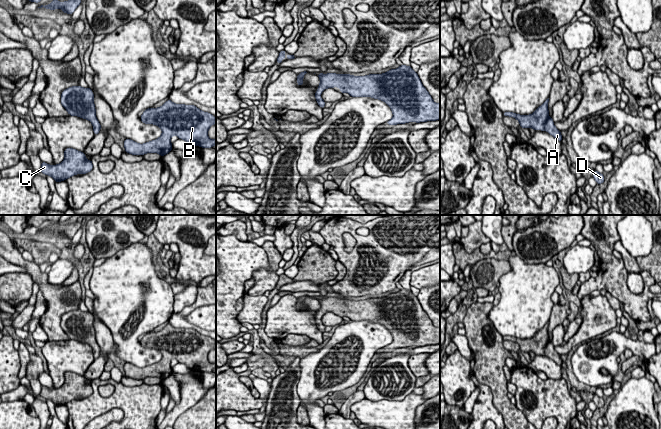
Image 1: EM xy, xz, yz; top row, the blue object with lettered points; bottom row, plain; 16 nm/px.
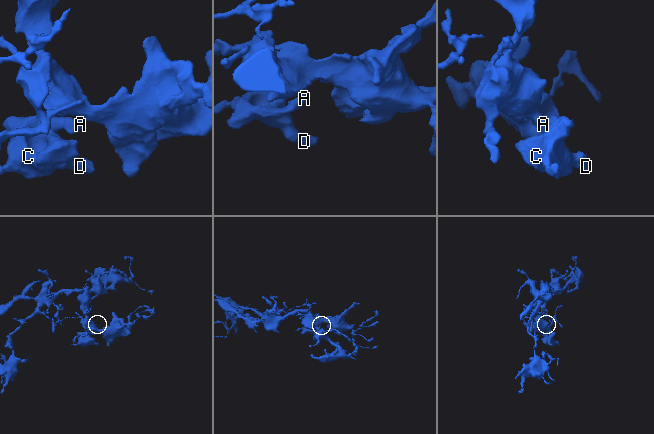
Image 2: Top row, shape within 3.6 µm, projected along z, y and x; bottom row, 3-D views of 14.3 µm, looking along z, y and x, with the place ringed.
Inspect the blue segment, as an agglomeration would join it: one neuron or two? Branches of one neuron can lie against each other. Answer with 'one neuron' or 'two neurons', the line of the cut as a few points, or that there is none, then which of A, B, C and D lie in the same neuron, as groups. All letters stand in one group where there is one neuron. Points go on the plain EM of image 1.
one neuron; no cut; A B C D

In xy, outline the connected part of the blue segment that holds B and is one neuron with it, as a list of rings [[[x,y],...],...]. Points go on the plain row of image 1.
[[[170,323],[158,332],[148,332],[144,334],[140,344],[145,348],[153,348],[161,352],[162,358],[159,362],[139,368],[131,363],[124,364],[125,376],[132,379],[145,379],[146,377],[158,377],[163,381],[172,374],[171,361],[176,359],[178,363],[185,364],[190,370],[202,372],[212,372],[216,369],[216,363],[208,361],[209,352],[216,347],[216,342],[200,334],[194,329],[176,328]]]

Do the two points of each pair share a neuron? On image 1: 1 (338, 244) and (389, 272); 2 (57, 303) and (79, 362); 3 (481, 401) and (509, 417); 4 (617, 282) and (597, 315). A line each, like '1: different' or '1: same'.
1: same
2: different
3: different
4: different

